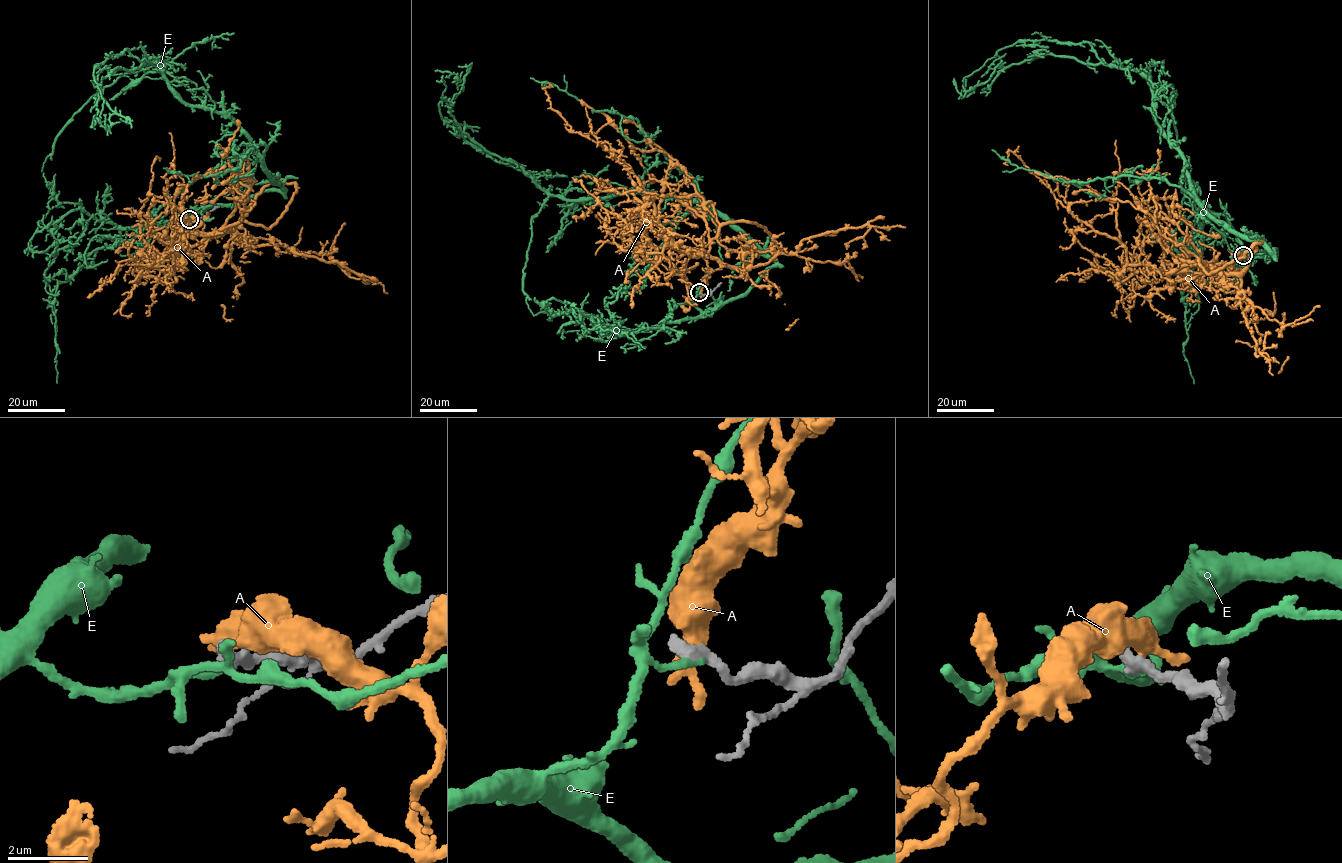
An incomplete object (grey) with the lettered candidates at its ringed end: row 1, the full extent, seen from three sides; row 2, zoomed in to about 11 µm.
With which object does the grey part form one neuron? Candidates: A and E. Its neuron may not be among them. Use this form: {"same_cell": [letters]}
{"same_cell": []}

